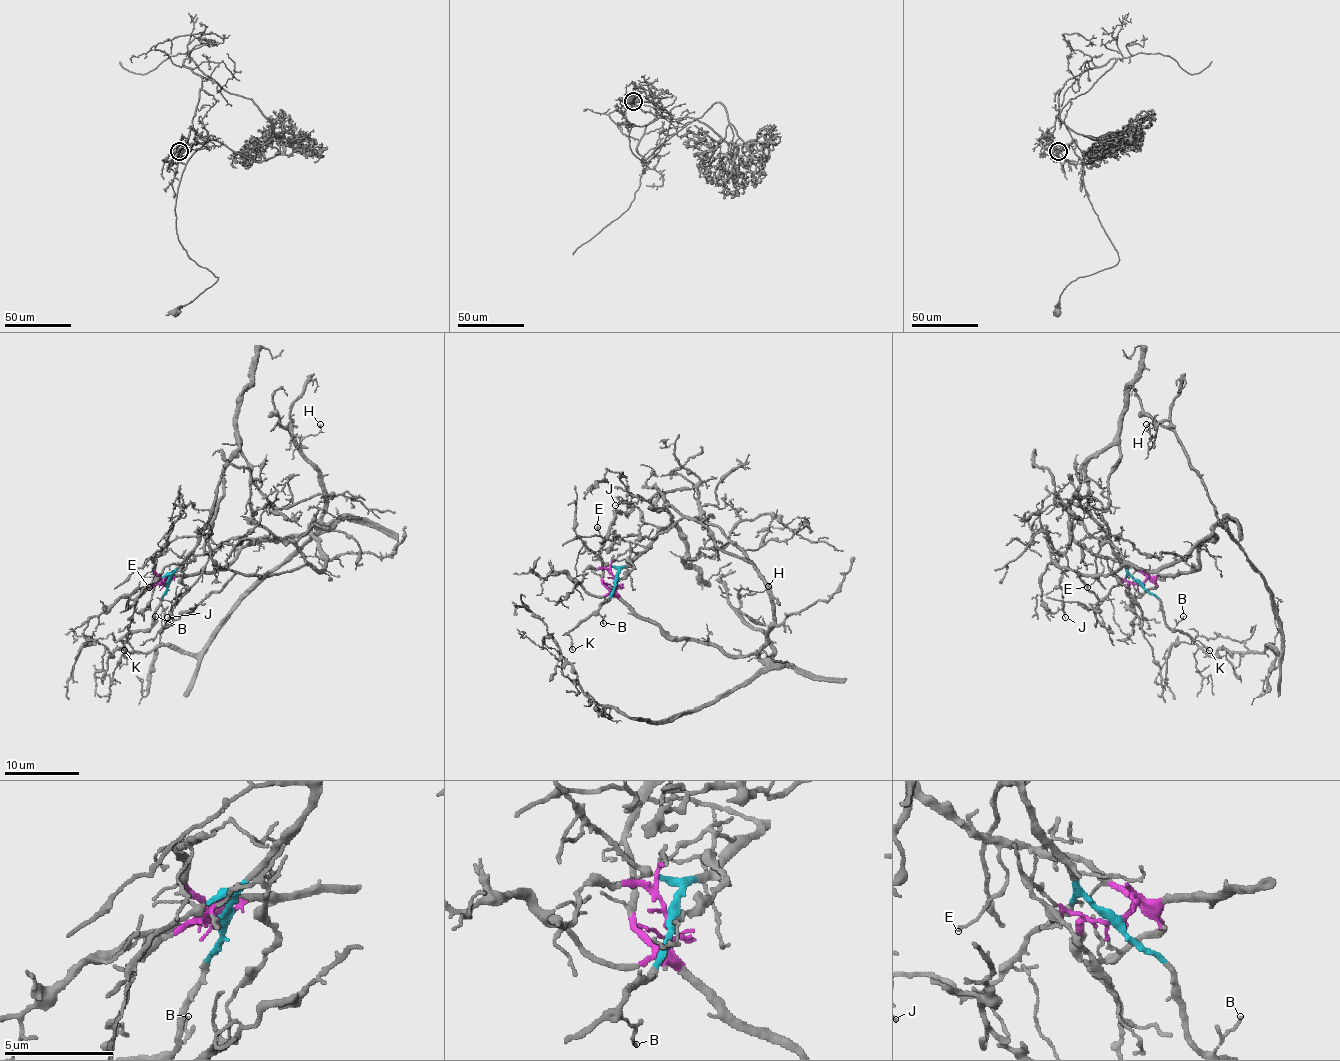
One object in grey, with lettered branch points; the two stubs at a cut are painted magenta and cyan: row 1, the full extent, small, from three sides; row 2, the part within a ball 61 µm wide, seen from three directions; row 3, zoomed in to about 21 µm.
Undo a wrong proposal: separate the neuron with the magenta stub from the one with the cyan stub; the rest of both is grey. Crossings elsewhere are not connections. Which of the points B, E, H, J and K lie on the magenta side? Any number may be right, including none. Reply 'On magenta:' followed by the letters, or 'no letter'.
On magenta: E, H

